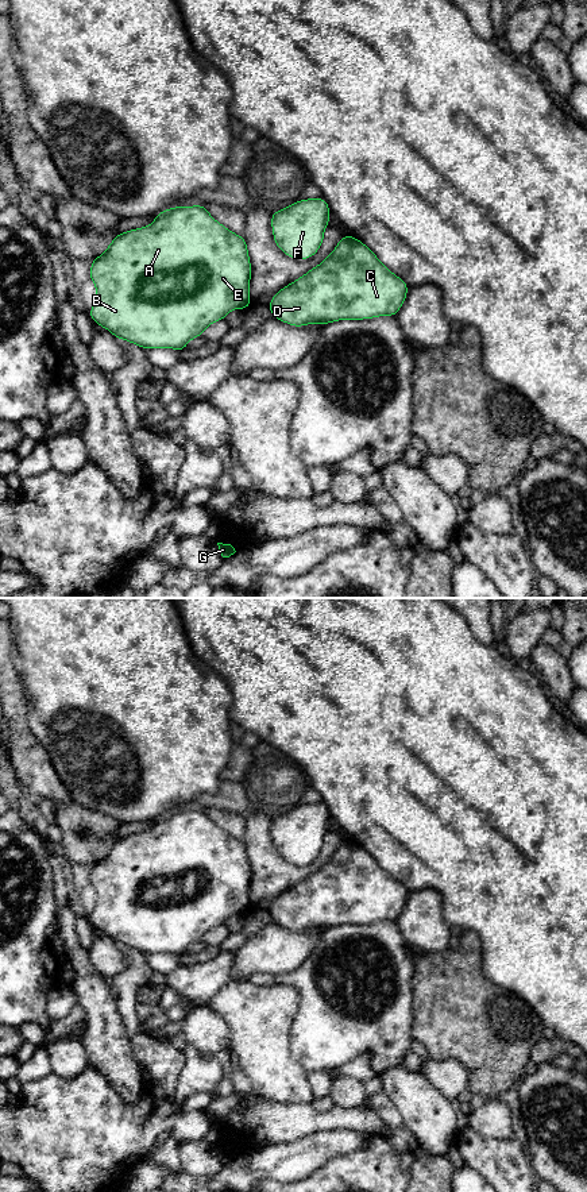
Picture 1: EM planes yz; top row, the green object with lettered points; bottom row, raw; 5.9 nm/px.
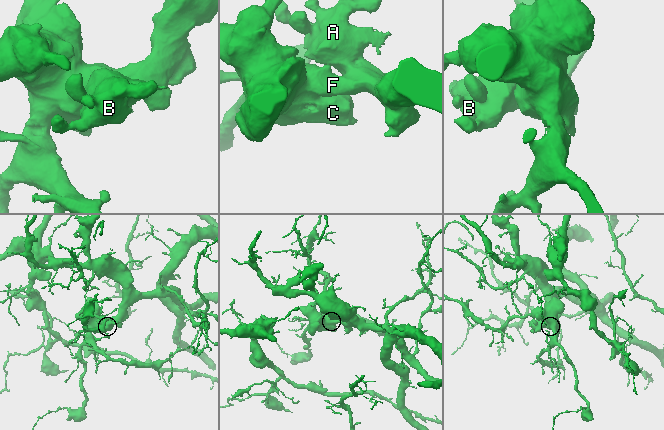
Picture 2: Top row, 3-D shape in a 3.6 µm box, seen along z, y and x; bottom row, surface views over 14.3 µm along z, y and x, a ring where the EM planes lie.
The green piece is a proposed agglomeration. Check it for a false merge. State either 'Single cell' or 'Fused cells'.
Single cell

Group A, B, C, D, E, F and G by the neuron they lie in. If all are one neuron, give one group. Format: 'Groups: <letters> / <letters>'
Groups: A B C D E F G

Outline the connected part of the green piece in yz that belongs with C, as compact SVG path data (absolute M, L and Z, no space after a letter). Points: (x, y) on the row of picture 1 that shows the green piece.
M345 235L320 265L282 288L267 304L271 317L291 327L329 324L339 320L366 320L394 316L406 300L409 286L390 271L363 242Z

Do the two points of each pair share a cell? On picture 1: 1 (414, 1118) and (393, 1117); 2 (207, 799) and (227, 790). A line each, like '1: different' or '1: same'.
1: different
2: same

